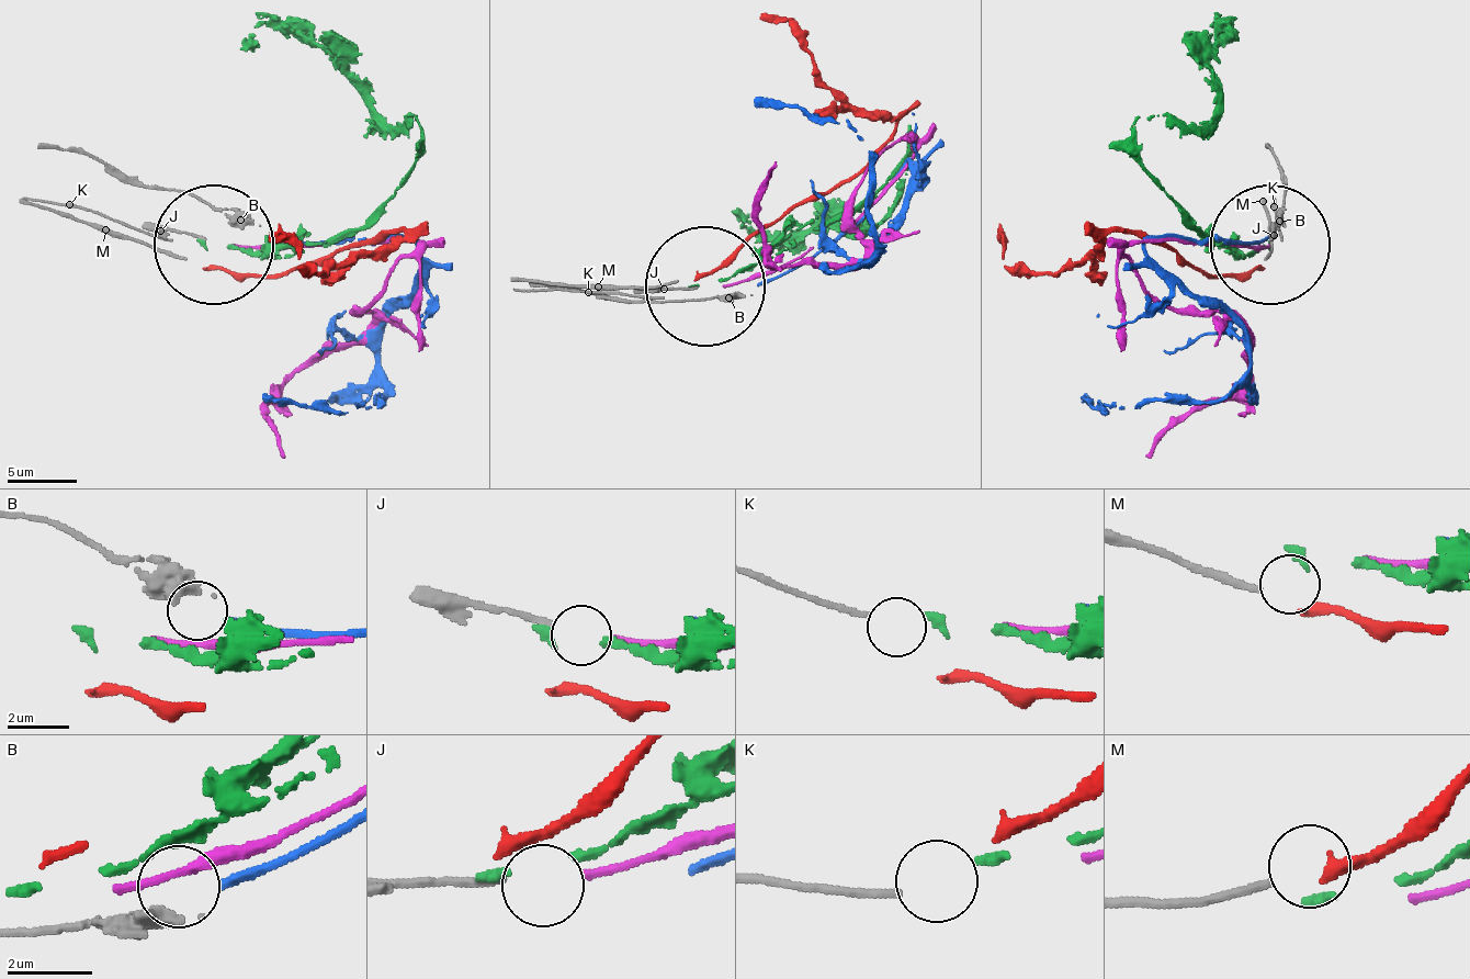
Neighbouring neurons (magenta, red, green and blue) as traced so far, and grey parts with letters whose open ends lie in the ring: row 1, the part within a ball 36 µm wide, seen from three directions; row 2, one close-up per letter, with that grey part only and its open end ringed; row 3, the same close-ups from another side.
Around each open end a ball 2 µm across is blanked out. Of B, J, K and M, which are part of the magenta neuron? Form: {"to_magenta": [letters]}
{"to_magenta": []}

